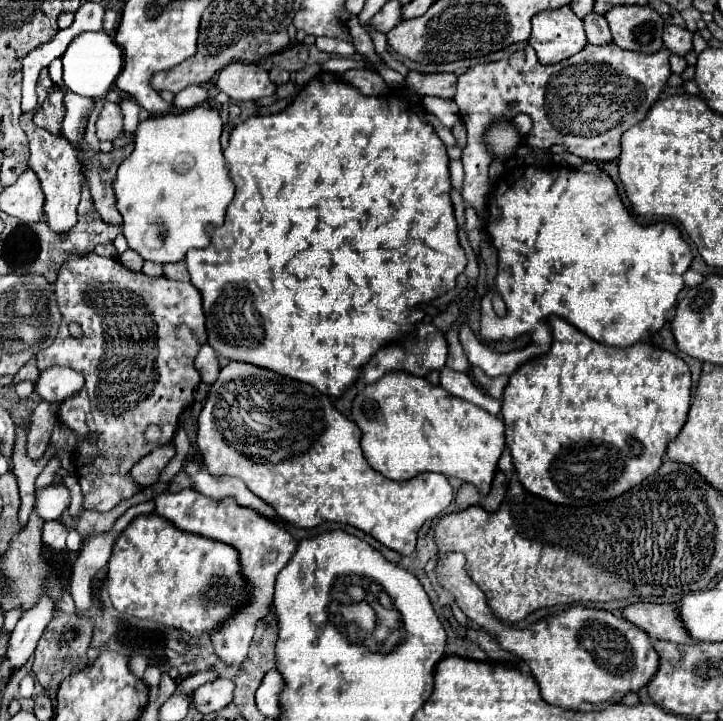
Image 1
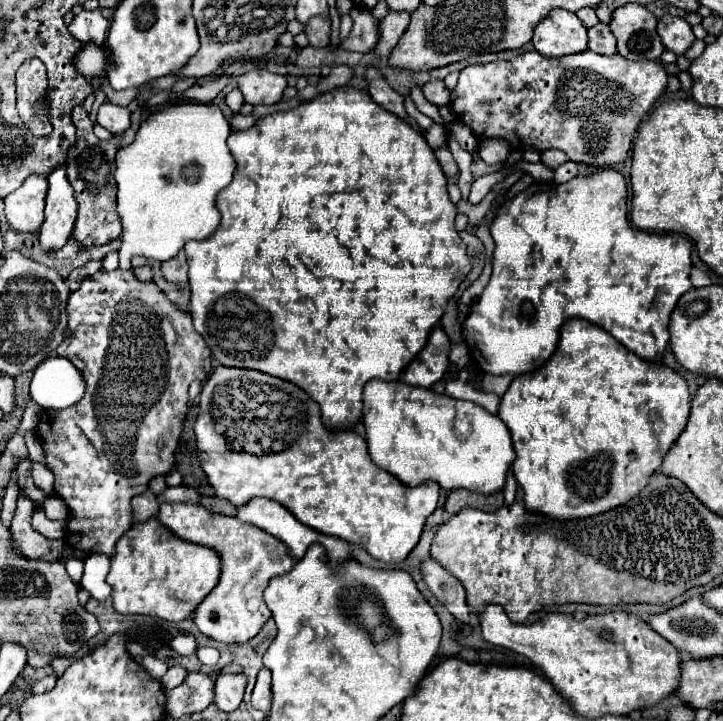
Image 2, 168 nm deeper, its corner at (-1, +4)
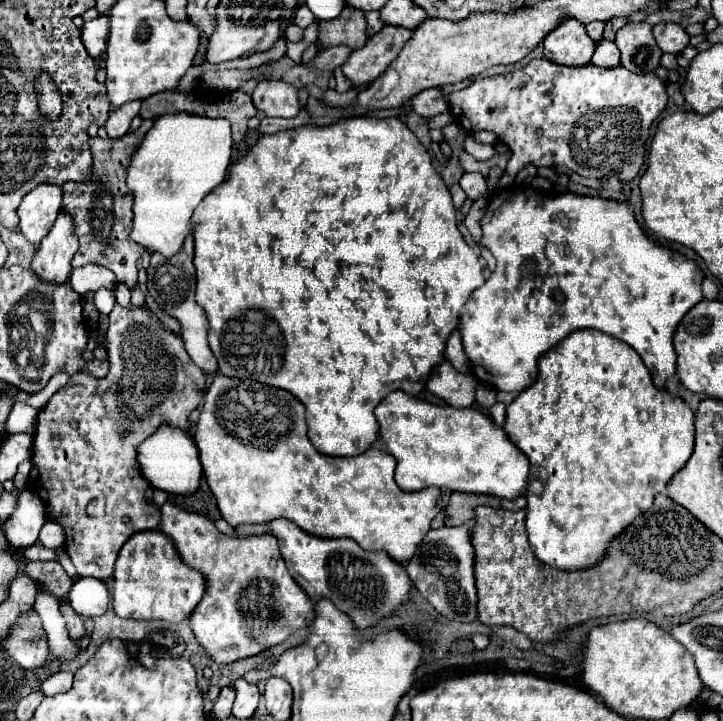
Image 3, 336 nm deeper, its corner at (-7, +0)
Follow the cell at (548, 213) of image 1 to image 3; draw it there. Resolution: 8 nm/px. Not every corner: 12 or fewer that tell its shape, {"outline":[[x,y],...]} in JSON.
{"outline":[[488,197],[474,375],[520,393],[576,329],[664,389],[704,273],[628,203]]}

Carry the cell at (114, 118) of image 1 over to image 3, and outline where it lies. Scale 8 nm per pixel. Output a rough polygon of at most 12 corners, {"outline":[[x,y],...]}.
{"outline":[[140,101],[114,109],[104,125],[110,139],[128,133]]}

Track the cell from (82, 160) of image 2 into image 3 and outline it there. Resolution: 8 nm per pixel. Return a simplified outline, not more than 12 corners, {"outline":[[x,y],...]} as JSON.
{"outline":[[146,125],[90,139],[92,181],[64,183],[74,219],[72,267],[102,265],[136,287],[142,245],[130,239],[126,185]]}

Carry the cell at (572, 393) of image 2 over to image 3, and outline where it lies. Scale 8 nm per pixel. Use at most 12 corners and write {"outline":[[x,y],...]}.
{"outline":[[574,331],[504,431],[526,529],[598,565],[686,465],[690,407]]}

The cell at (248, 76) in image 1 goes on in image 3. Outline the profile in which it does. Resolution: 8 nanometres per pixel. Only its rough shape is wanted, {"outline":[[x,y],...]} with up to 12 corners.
{"outline":[[262,79],[252,93],[266,117],[296,117],[298,89]]}

